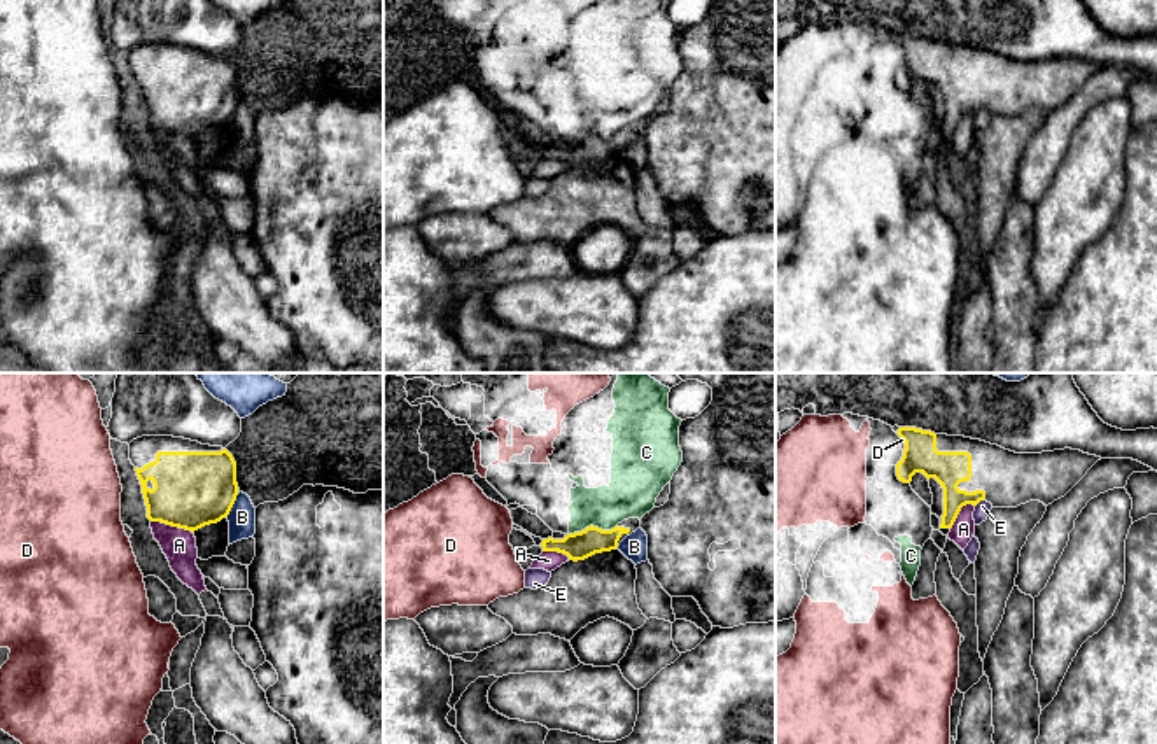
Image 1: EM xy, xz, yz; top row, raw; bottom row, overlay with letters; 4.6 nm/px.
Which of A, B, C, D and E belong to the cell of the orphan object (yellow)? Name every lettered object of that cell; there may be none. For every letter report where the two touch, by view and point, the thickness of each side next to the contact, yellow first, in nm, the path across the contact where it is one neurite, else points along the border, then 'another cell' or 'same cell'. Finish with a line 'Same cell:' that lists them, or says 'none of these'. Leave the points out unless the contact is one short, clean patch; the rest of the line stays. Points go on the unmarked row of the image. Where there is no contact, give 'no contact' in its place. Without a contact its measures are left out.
A: meets yellow in xy at (172, 133); 360 nm thick on the yellow side, 160 nm on the other; border along xy (151, 128), (184, 135), (191, 140); another cell
B: meets yellow in xy at (233, 111); 360 nm thick on the yellow side, 130 nm on the other; border along xy (238, 102), (226, 123); another cell
C: meets yellow in xz at (592, 133); 130 nm thick on the yellow side, 220 nm on the other; same cell
D: meets yellow in yz at (905, 53); 160 nm thick on the yellow side, 20 nm on the other; border along yz (902, 46), (904, 58); another cell
E: meets yellow in yz at (979, 109); 160 nm thick on the yellow side, 80 nm on the other; border along yz (984, 105), (975, 114); another cell
Same cell: C

